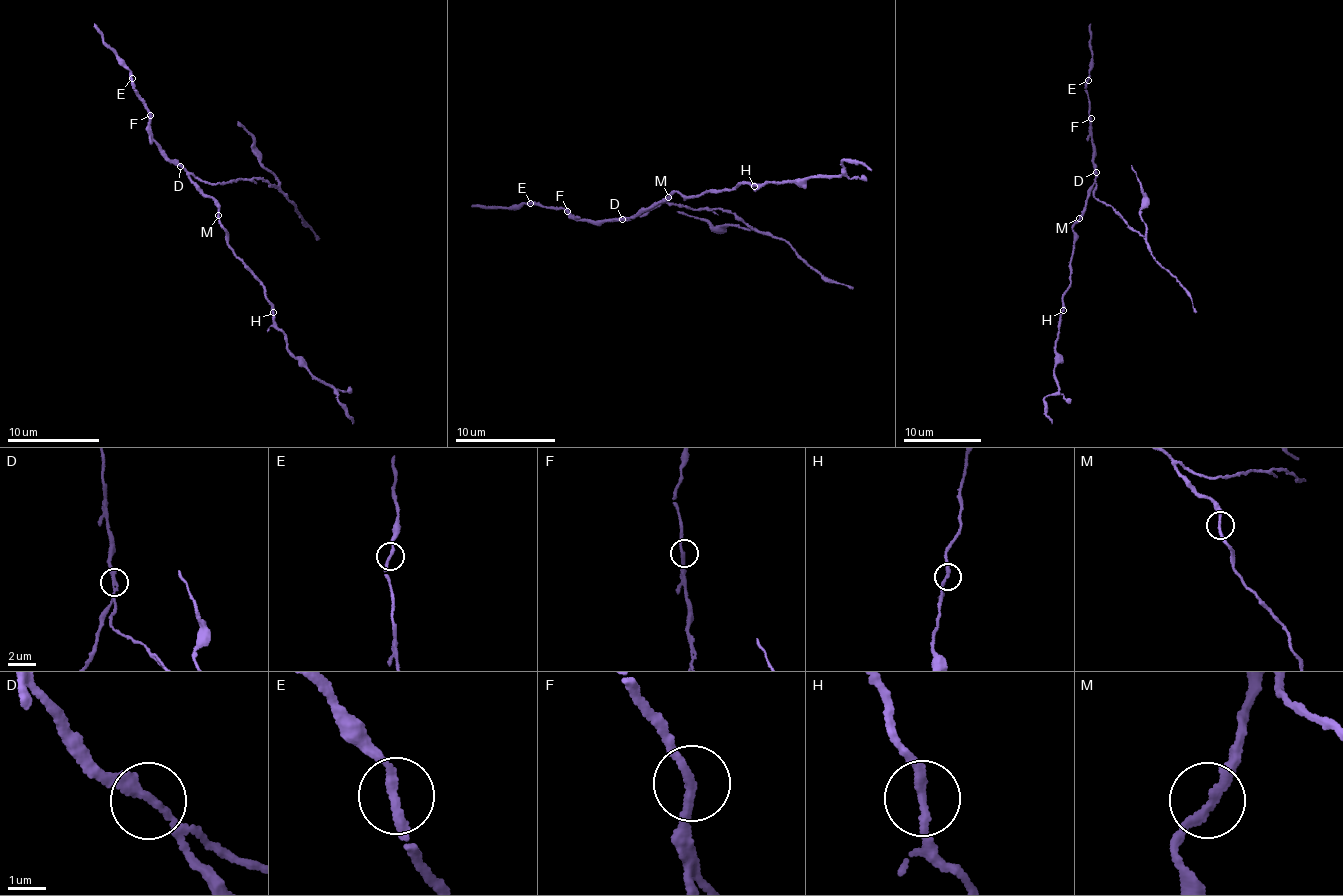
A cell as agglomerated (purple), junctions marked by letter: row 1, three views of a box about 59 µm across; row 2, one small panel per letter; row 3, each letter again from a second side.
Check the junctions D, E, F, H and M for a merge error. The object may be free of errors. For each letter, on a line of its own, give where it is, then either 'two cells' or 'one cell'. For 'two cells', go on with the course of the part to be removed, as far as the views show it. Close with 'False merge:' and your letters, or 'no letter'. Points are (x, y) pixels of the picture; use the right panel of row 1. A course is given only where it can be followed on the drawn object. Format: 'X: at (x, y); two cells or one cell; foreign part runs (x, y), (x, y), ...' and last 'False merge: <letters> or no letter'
D: at (1096, 172); two cells; foreign part runs (1096, 172), (1093, 196), (1113, 207), (1144, 238), (1154, 259), (1186, 291), (1196, 312)
E: at (1088, 80); one cell
F: at (1091, 118); one cell
H: at (1063, 310); one cell
M: at (1079, 218); one cell
False merge: D

